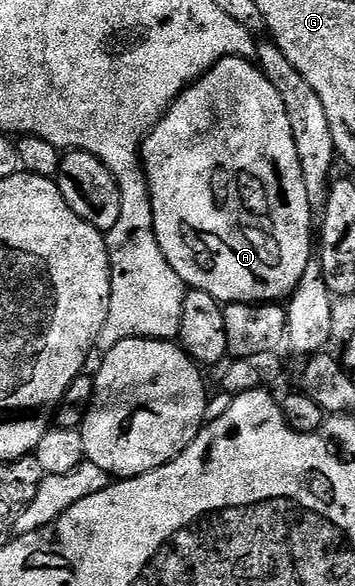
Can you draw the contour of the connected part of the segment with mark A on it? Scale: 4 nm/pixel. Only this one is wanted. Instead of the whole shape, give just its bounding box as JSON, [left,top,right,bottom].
[141,57,313,305]

